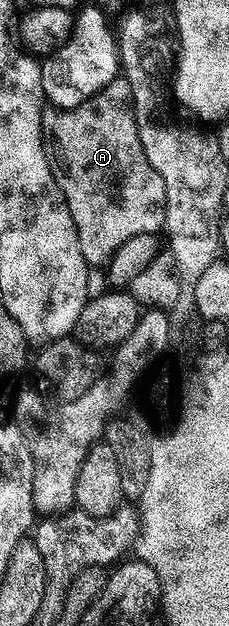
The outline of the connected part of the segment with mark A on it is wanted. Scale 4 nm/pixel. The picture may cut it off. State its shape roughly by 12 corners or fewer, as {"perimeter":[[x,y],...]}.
{"perimeter":[[124,78],[43,109],[88,266],[158,233],[165,183]]}

